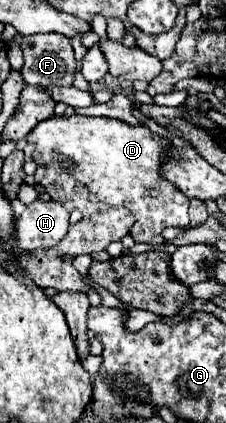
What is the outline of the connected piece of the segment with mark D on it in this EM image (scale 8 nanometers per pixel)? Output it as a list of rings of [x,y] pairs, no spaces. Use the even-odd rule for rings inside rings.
[[[73,114],[69,118],[51,116],[39,122],[39,126],[35,126],[31,134],[27,134],[27,142],[35,144],[33,160],[37,164],[35,170],[37,182],[51,194],[55,202],[61,202],[69,212],[81,210],[83,216],[87,216],[95,214],[97,210],[105,210],[107,206],[127,206],[137,218],[135,226],[129,232],[135,242],[149,242],[169,226],[179,226],[179,228],[189,226],[189,214],[187,214],[189,200],[181,200],[181,192],[175,190],[175,186],[159,174],[165,152],[169,150],[167,138],[161,138],[141,126],[133,128],[121,120]]]

